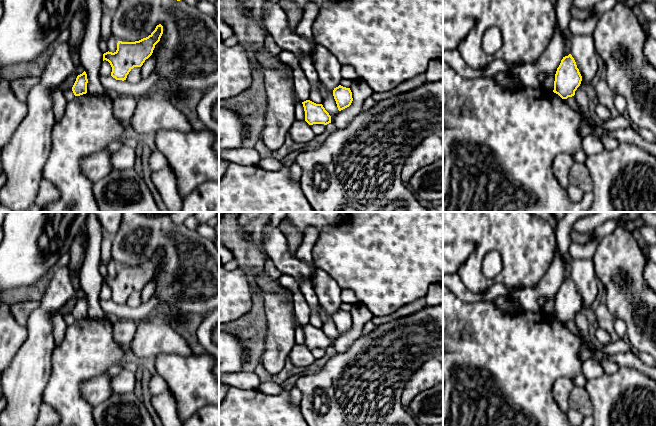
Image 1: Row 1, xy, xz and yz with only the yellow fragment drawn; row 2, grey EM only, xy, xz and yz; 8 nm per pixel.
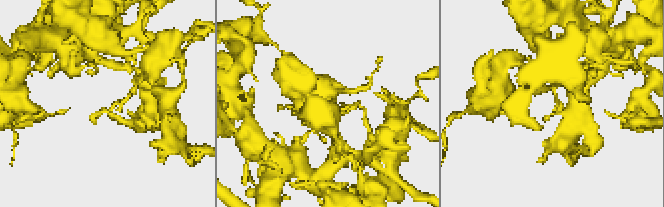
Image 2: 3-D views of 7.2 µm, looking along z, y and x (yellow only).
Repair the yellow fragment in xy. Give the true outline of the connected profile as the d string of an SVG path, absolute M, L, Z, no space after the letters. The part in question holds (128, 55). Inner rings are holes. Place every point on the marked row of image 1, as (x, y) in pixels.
M159 24L148 37L139 41L118 41L117 50L114 53L108 51L103 54L103 61L108 61L112 67L111 76L116 80L126 80L134 67L141 67L145 60L152 55L162 34L163 26Z

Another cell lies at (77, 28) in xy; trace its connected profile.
M80 6L69 26L70 38L68 39L67 44L70 48L70 54L75 47L80 47L86 31L87 22L88 11L84 12Z

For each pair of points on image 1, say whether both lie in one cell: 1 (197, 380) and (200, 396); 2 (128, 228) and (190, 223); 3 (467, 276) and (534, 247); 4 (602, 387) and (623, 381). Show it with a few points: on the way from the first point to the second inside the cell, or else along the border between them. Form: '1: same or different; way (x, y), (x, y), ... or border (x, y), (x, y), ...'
1: same; way (197, 384), (197, 392)
2: different; border (183, 224), (195, 231)
3: same; way (476, 257), (488, 245), (515, 245)
4: same; way (607, 387), (618, 386)

